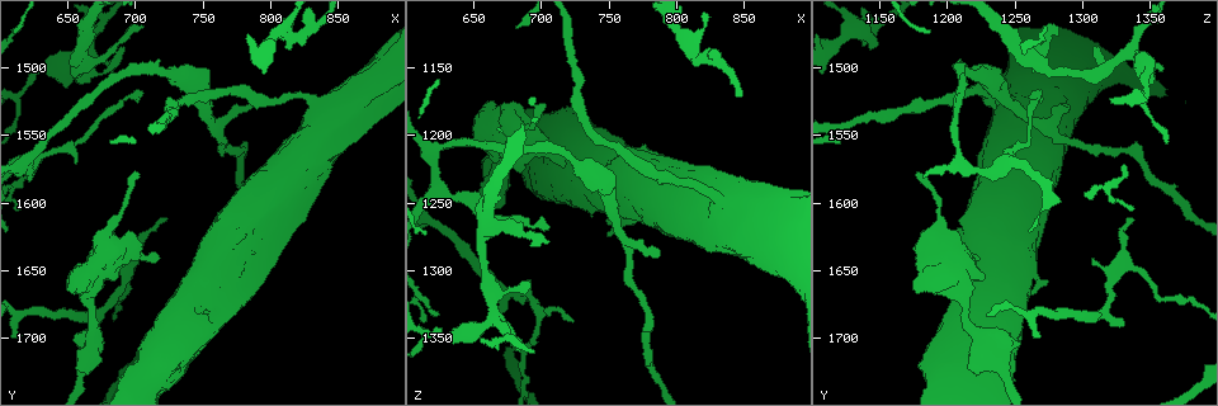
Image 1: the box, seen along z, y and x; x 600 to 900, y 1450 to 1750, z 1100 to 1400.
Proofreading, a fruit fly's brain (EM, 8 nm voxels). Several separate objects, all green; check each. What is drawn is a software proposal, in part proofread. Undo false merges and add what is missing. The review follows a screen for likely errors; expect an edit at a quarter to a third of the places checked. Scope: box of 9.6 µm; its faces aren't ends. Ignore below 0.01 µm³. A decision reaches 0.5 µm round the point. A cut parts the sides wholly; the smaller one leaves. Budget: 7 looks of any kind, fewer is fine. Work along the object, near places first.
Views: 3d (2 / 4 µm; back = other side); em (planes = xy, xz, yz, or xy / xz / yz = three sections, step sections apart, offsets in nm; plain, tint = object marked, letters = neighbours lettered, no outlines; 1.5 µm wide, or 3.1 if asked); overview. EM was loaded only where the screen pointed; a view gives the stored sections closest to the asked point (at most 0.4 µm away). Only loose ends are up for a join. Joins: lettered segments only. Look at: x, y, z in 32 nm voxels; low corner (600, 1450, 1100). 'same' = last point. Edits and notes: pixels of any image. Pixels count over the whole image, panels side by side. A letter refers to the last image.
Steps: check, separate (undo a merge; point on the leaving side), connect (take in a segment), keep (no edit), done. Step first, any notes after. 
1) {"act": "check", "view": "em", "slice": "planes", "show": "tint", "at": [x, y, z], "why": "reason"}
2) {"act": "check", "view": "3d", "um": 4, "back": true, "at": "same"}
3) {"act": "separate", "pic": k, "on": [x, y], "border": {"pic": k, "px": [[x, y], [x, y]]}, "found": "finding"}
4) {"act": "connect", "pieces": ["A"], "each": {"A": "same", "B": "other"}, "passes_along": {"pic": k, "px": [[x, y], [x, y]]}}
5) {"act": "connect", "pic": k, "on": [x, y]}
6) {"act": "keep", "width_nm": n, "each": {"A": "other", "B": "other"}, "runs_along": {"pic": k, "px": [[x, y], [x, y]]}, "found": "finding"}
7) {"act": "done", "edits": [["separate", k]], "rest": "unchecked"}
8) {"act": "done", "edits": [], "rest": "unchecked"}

{"act": "check", "view": "em", "slice": "planes", "show": "letters", "at": [704, 1470, 1278], "why": "tapers out"}

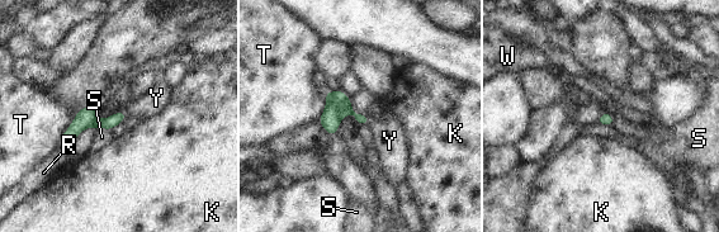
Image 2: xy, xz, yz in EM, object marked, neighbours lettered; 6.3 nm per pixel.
{"act": "connect", "pieces": ["Y"], "each": {"K": "other", "R": "other", "S": "other", "T": "other", "W": "other", "Y": "same"}, "passes_along": {"pic": 2, "px": [[337, 104], [369, 119], [389, 141]]}, "found": "the neuron continues"}

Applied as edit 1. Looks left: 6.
{"act": "check", "view": "3d", "um": 4, "at": [674, 1504, 1314], "why": "thin neck"}

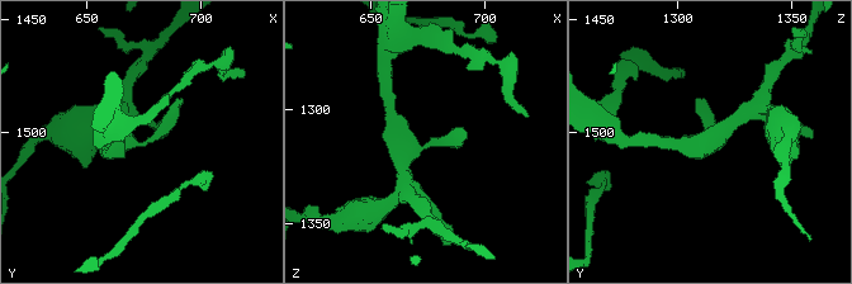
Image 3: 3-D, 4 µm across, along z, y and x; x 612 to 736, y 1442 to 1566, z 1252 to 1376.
{"act": "check", "view": "em", "slice": "xz", "step": 4, "show": "letters", "at": [674, 1504, 1314], "why": "now the EM"}

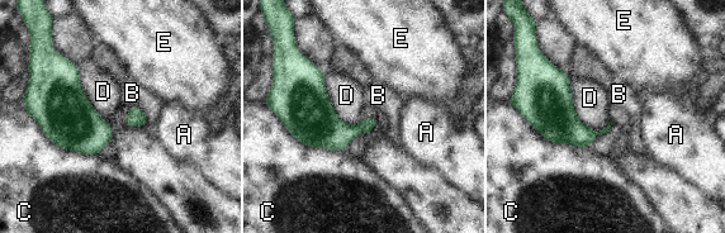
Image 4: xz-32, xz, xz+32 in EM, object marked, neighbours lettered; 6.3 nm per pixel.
{"act": "keep", "each": {"A": "other", "B": "other", "C": "other", "D": "other", "E": "other"}, "border": {"pic": 4, "px": [[568, 77], [576, 115], [601, 131]]}, "found": "continuous, no second neuron"}

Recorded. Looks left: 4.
{"act": "check", "view": "3d", "um": 2, "at": [824, 1522, 1244], "why": "calibre changes"}

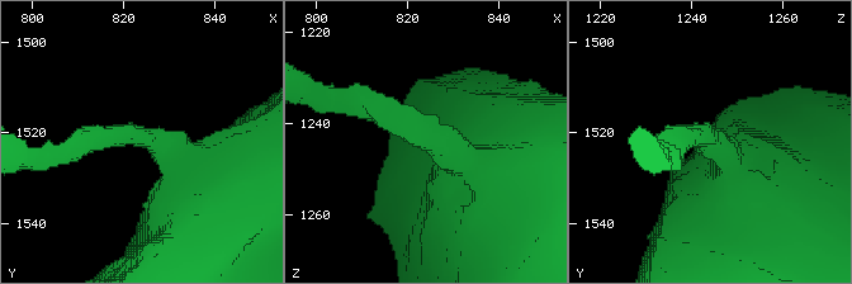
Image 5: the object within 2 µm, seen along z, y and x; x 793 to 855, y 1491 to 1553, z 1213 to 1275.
{"act": "check", "view": "em", "slice": "planes", "show": "plain", "at": [825, 1522, 1243], "arm_widths_nm": [170, 850]}

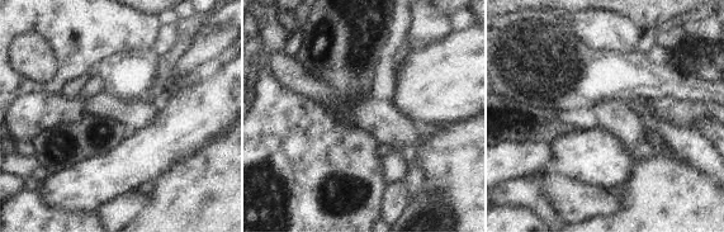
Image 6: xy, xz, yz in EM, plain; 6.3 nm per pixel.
{"act": "check", "view": "em", "slice": "planes", "show": "letters", "at": "same"}

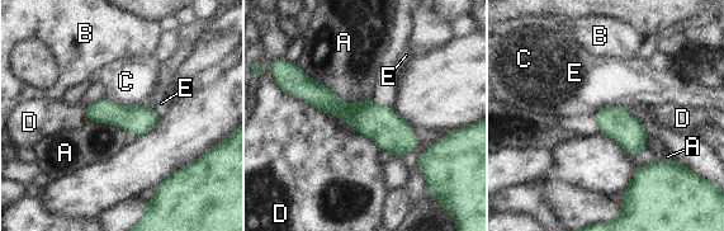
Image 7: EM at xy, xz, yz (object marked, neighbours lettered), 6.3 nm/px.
{"act": "keep", "each": {"A": "other", "B": "other", "C": "other", "D": "other", "E": "other"}, "border": {"pic": 7, "px": [[296, 64], [349, 103], [369, 97]]}, "found": "all the same neuron"}

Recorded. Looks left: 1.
{"act": "done", "edits": [["connect", 2]], "rest": "unchecked"}

